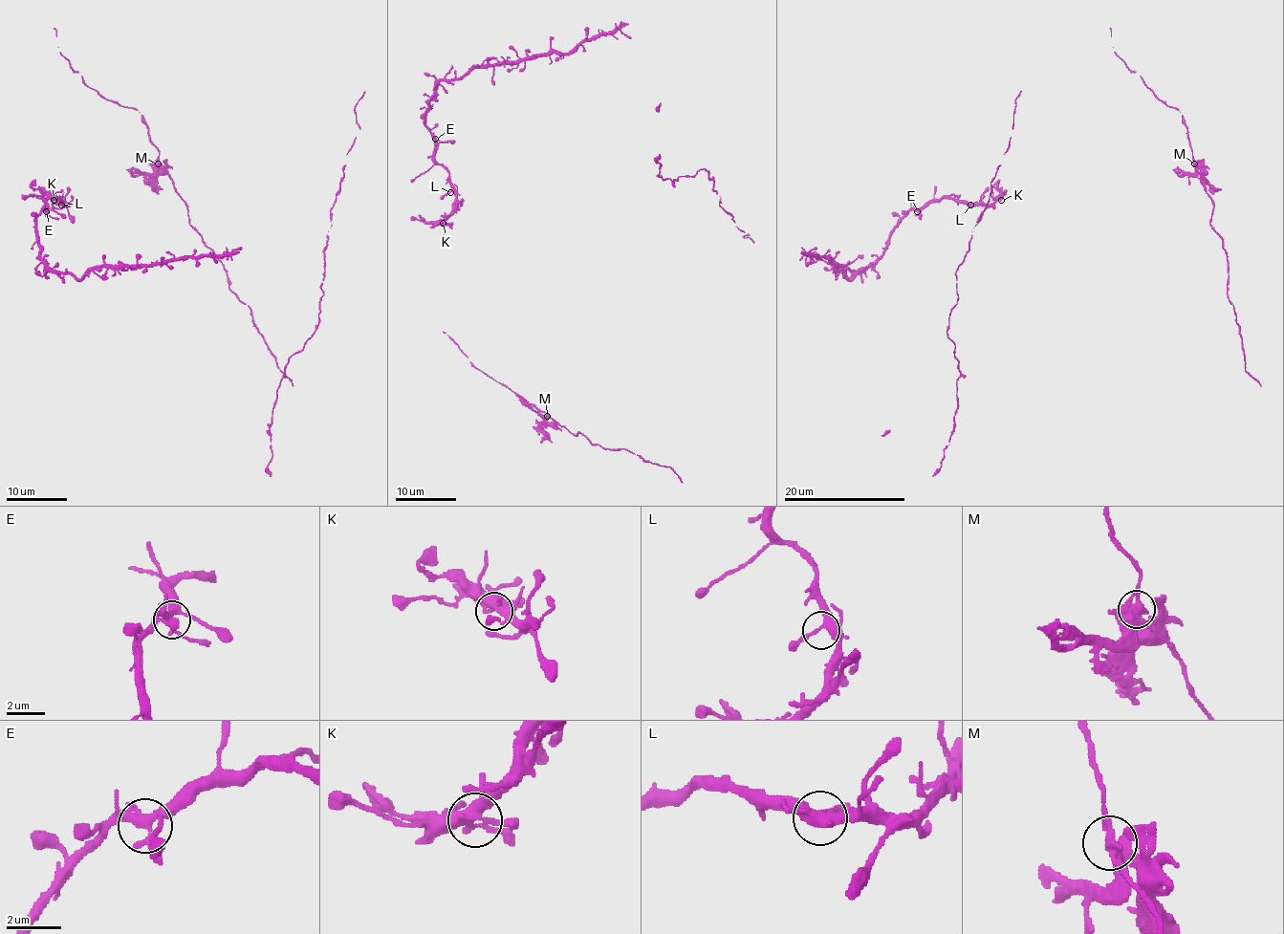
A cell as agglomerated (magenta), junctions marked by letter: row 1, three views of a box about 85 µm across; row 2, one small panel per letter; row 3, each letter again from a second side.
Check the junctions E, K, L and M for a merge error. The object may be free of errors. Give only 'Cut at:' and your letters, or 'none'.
Cut at: M

